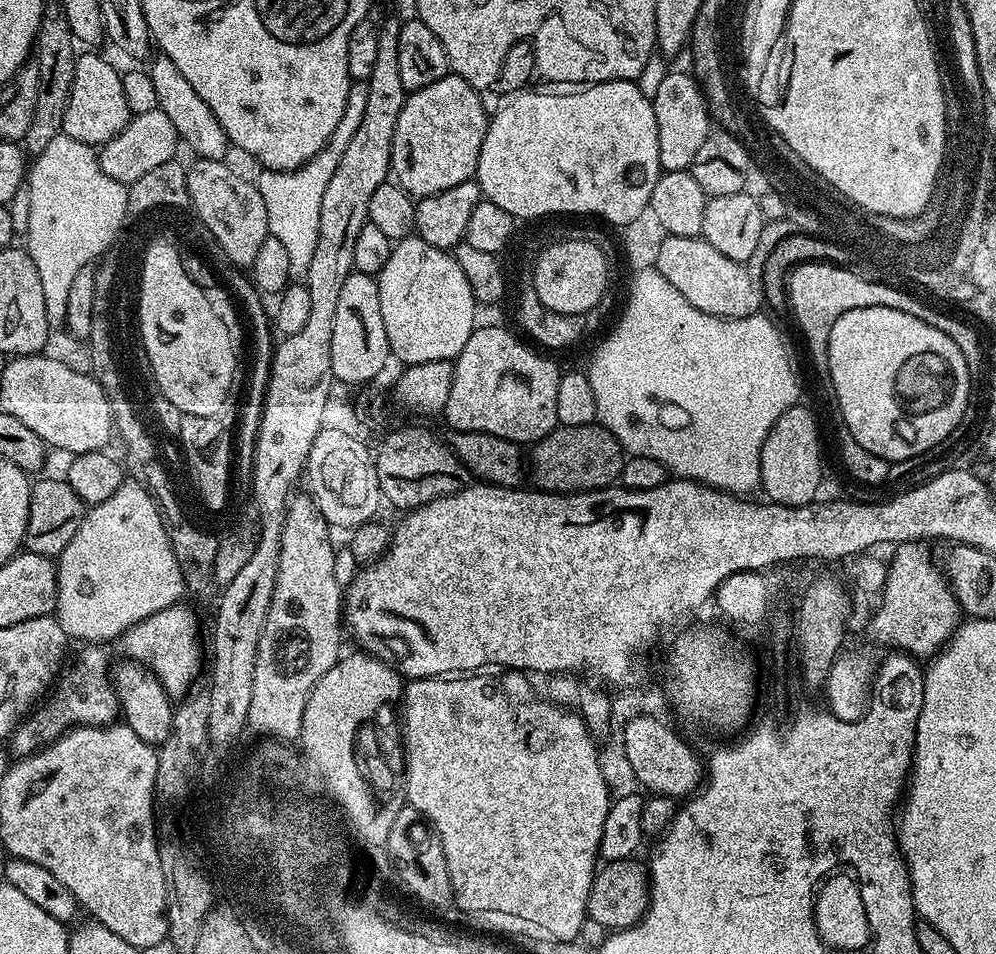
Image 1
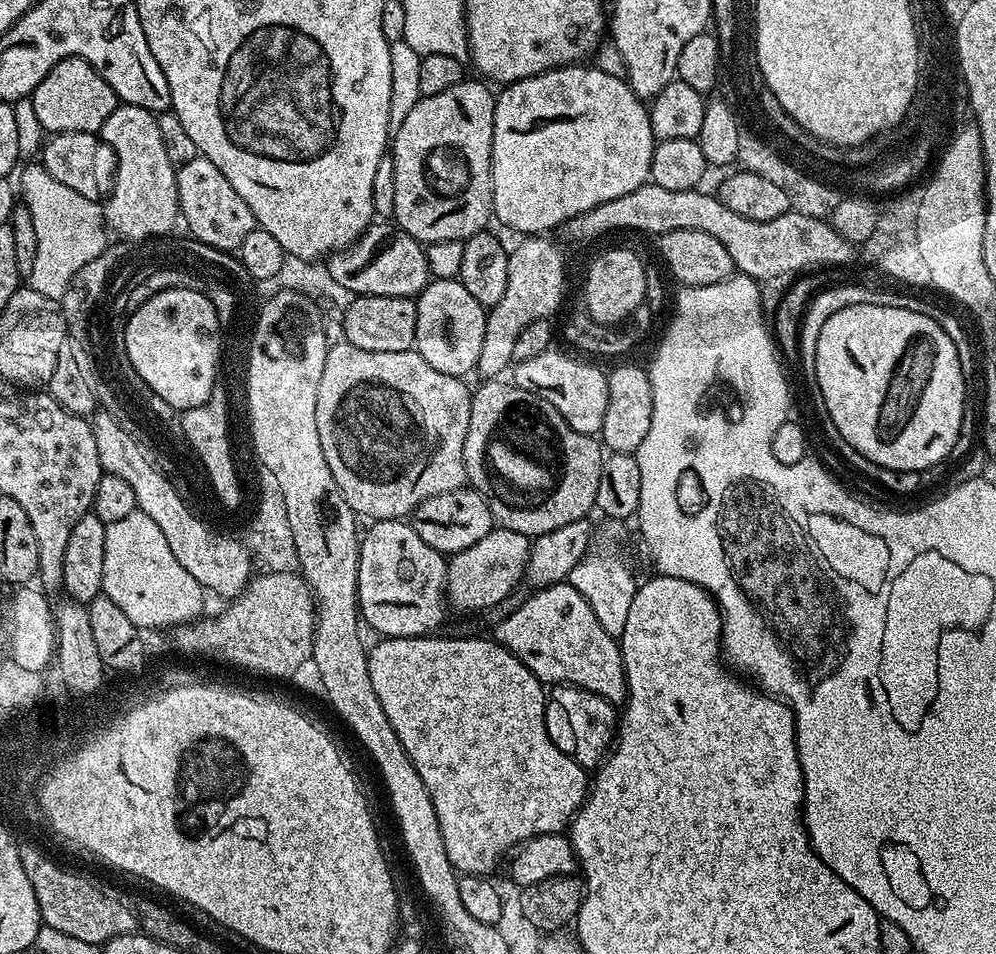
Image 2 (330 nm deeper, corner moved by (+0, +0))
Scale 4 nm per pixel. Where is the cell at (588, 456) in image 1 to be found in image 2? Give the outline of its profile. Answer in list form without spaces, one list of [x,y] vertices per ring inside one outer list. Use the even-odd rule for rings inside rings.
[[[492,378],[480,389],[472,392],[470,406],[470,426],[466,430],[464,447],[464,474],[467,483],[482,494],[490,506],[492,519],[499,527],[509,528],[518,534],[535,538],[558,530],[570,522],[578,522],[596,508],[598,481],[602,478],[605,449],[596,436],[578,434],[538,394],[522,390],[515,382],[503,384],[503,379]]]

